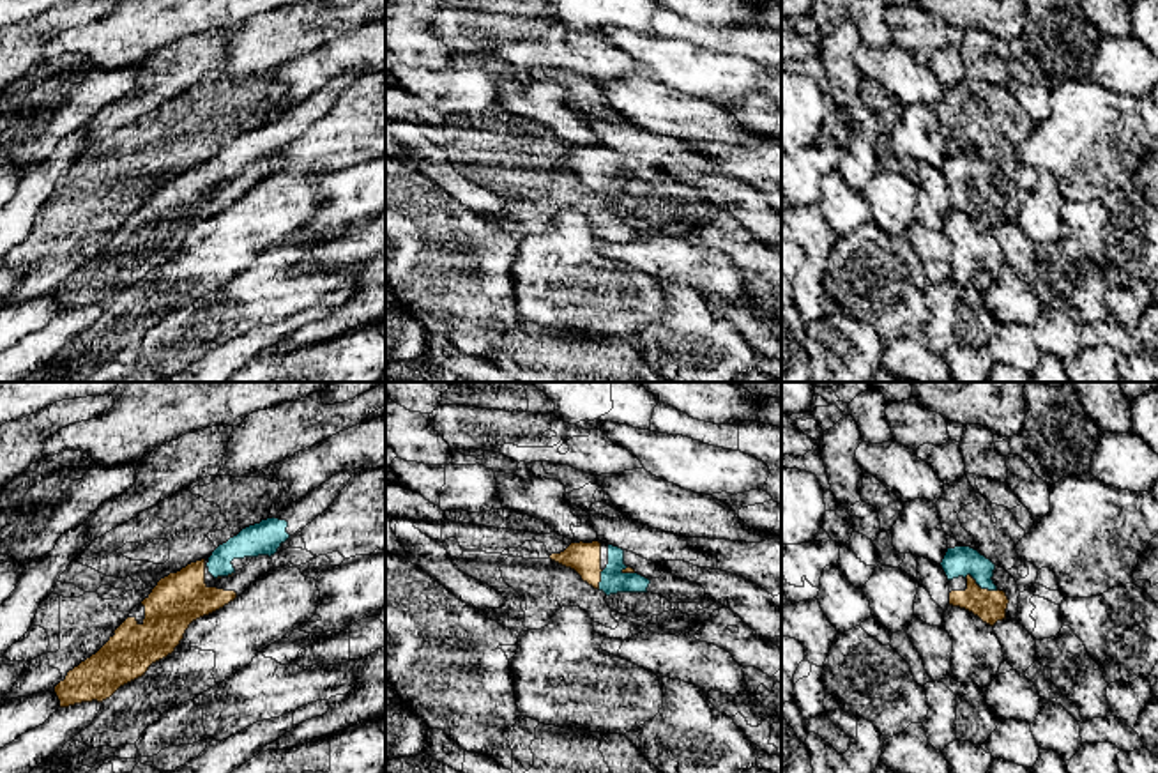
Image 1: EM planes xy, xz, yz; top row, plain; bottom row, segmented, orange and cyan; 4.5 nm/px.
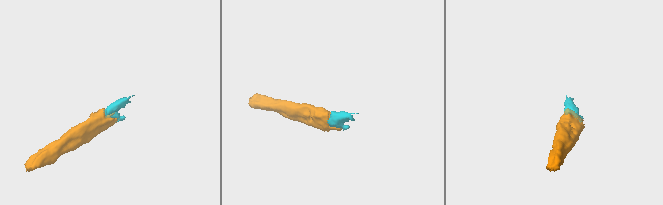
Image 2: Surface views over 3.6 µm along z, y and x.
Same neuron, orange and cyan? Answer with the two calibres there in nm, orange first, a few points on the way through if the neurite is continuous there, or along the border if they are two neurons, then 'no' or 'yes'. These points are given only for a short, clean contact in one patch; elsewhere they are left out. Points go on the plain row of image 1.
140 nm thick on the orange side, 140 nm on the other; runs through yz (989, 209), (980, 191), (960, 165); yes

